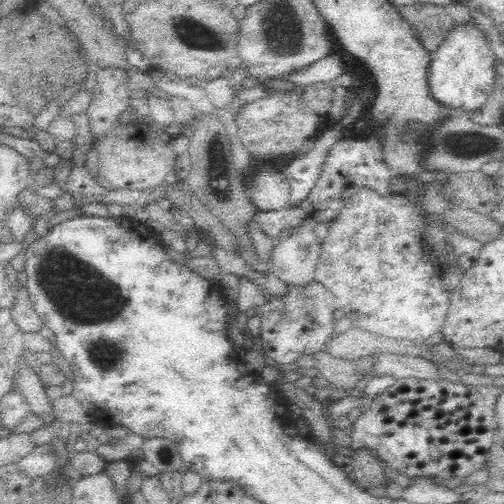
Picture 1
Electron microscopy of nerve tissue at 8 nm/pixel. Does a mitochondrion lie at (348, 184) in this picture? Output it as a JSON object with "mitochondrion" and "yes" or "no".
{"mitochondrion":"no"}

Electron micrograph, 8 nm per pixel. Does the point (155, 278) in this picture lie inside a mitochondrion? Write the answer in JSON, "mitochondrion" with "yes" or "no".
{"mitochondrion":"no"}

